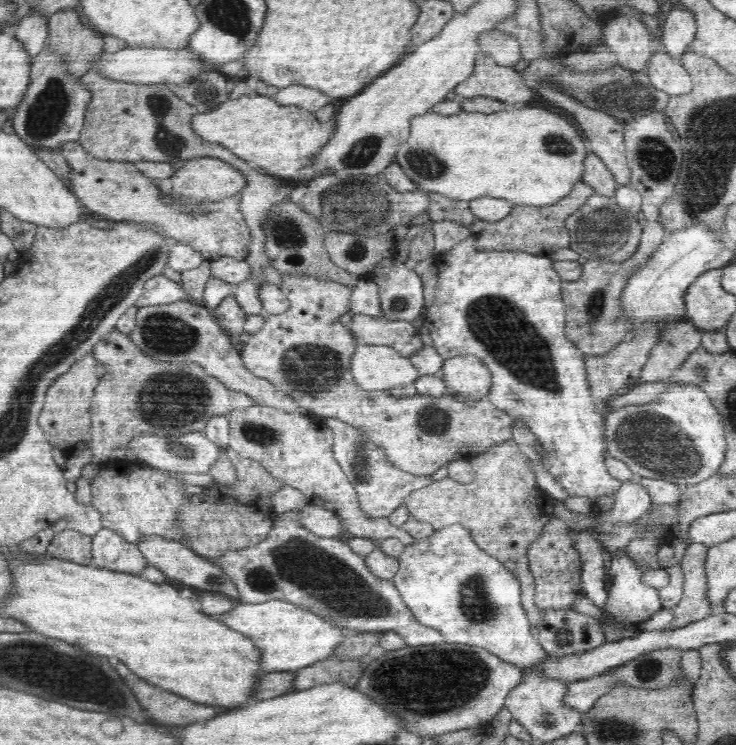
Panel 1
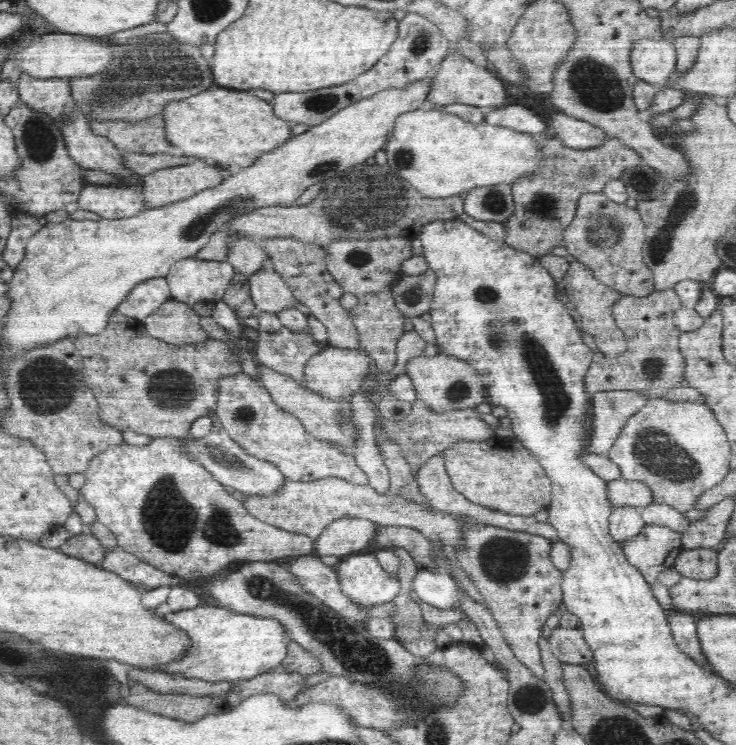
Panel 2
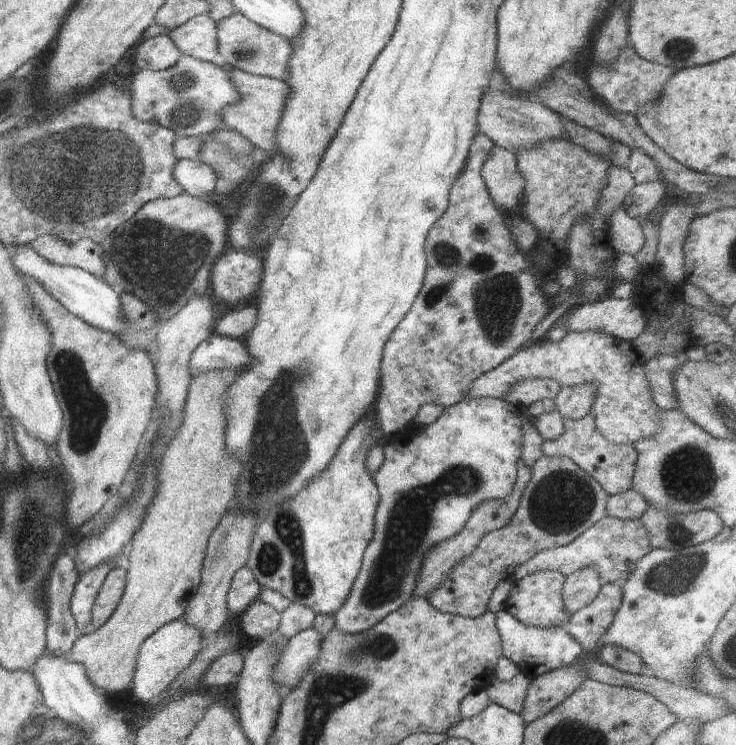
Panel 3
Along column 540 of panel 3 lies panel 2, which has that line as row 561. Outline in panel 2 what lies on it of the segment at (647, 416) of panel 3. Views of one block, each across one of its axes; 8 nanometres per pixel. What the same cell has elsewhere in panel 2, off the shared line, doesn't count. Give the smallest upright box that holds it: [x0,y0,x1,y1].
[336,554,400,608]

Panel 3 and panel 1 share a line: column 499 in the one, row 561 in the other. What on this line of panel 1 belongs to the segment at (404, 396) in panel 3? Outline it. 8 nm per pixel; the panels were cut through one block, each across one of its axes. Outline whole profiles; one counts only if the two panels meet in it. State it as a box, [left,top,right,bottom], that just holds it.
[208,509,445,646]

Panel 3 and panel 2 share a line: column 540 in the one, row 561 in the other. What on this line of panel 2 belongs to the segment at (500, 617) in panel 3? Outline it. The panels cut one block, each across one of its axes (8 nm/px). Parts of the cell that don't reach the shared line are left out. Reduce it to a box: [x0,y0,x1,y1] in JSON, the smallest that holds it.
[621,525,682,611]

